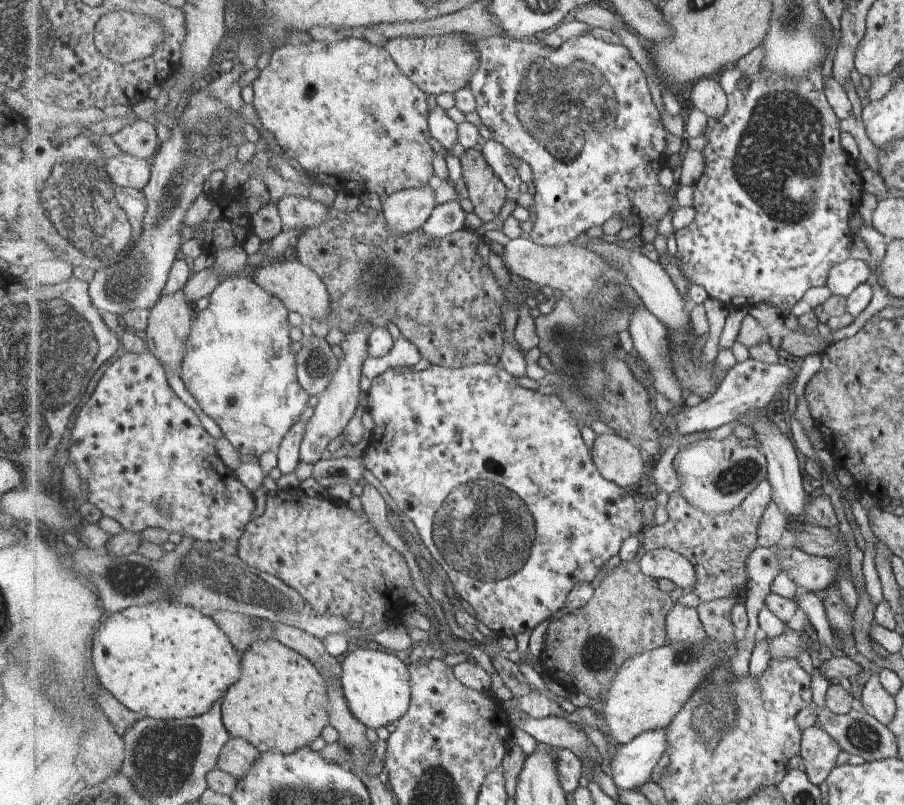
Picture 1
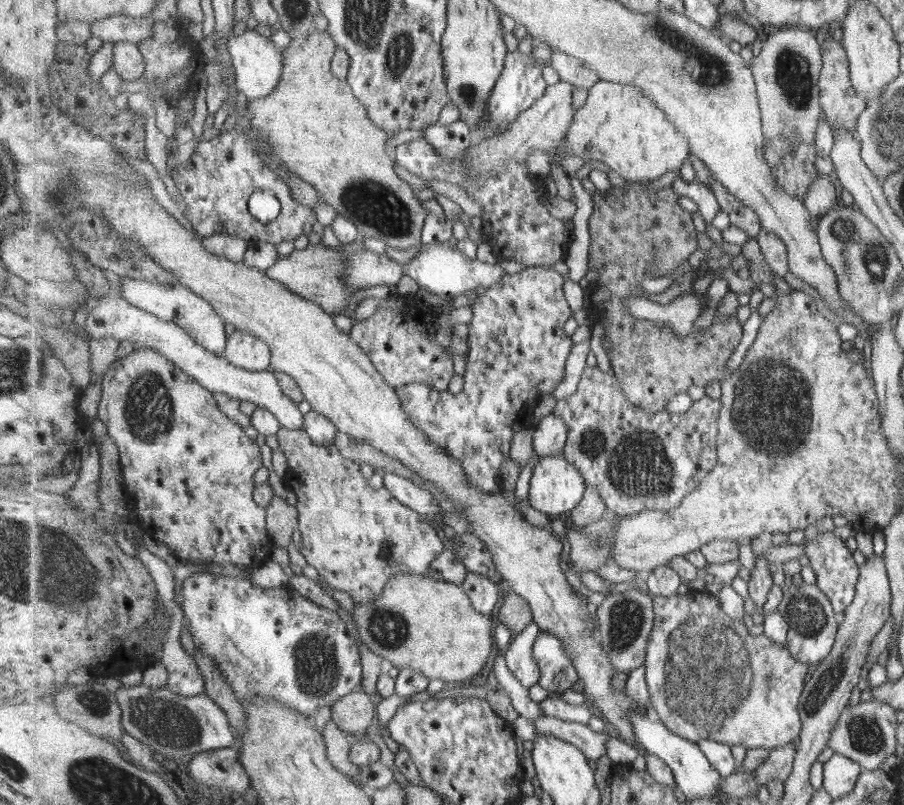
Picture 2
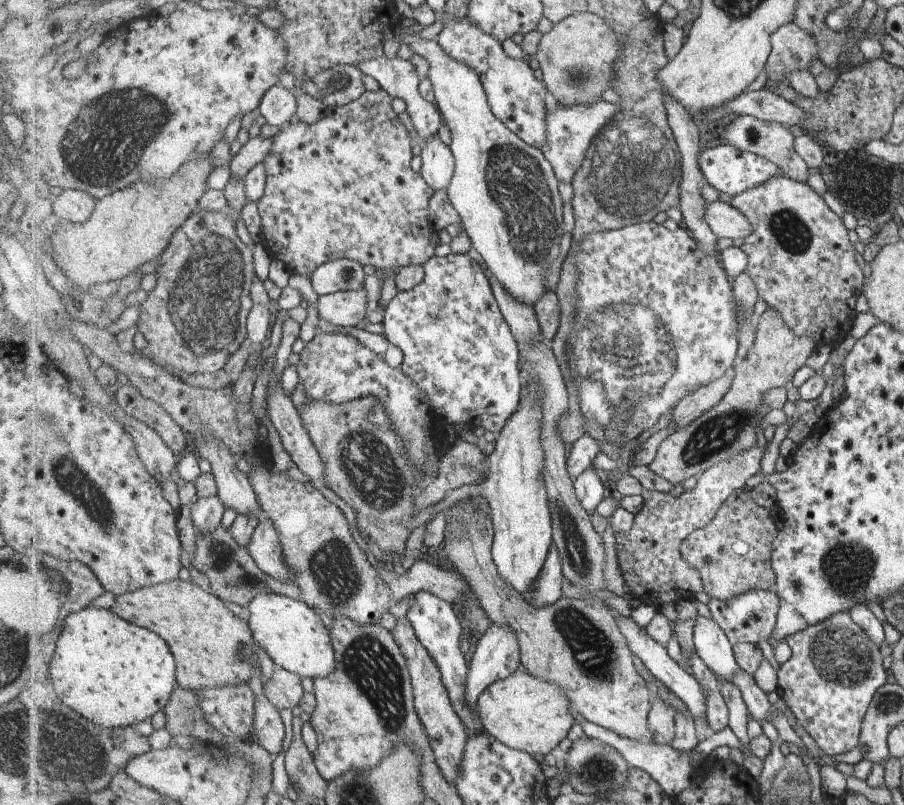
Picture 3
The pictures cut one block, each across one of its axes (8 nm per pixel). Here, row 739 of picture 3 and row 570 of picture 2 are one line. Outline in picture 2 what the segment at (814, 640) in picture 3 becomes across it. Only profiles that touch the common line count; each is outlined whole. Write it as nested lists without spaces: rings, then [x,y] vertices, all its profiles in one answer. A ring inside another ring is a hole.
[[[833,532],[807,538],[804,544],[807,546],[805,547],[805,555],[816,575],[816,585],[831,600],[837,617],[842,617],[845,609],[852,604],[856,597],[856,586],[860,578],[860,566],[857,564],[857,560],[853,558],[853,553],[847,548],[845,540],[841,540]]]

